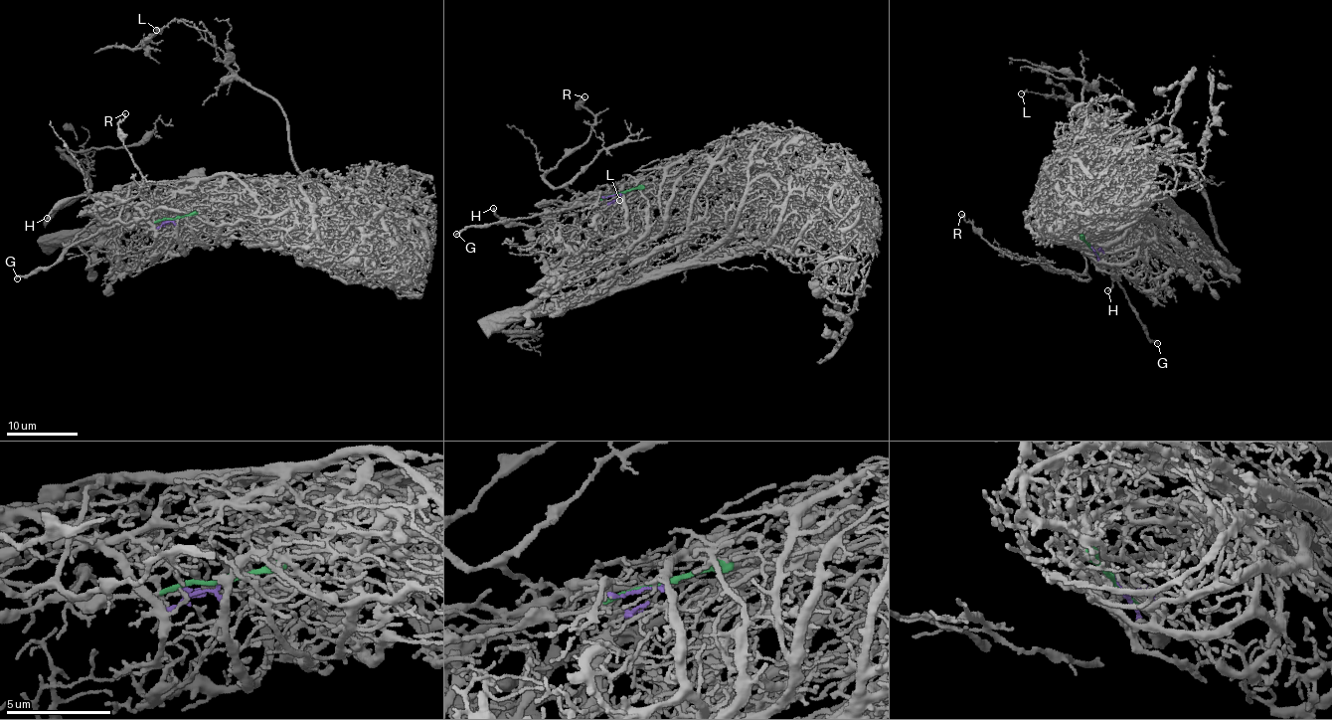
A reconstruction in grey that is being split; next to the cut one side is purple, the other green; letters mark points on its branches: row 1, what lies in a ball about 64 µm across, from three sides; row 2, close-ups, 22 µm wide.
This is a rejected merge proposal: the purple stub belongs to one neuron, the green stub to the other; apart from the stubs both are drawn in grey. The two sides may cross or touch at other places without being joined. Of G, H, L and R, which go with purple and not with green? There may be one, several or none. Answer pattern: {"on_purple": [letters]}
{"on_purple": ["H", "L", "R"]}

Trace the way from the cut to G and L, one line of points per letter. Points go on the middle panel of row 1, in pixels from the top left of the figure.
G: (622, 192), (591, 203), (492, 225), (476, 225), (456, 235)
L: (622, 192), (601, 208), (624, 240), (759, 232), (743, 219), (698, 253), (668, 214), (595, 247), (620, 201)

